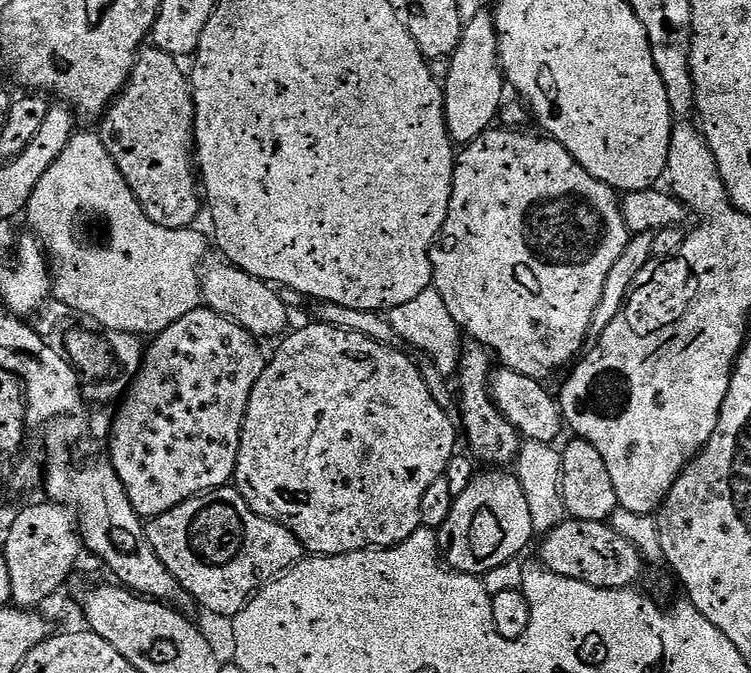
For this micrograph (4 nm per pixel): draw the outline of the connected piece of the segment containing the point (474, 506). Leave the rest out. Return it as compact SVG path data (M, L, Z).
M484 470L481 474L473 475L470 486L462 490L460 496L455 497L450 510L450 518L442 529L442 556L447 567L453 572L483 576L494 566L502 566L502 562L515 560L520 551L534 539L532 530L532 511L528 505L526 494L520 485L520 479L508 470Z

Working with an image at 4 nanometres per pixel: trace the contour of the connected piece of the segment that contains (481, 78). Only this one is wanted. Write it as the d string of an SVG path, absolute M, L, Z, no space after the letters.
M487 11L479 12L465 23L462 38L447 64L448 77L442 80L446 126L453 145L463 146L493 127L506 103L506 81L500 68L496 21Z

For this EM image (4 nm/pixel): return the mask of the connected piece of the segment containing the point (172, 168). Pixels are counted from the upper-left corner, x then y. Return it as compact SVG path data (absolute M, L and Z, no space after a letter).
M151 46L140 49L132 73L124 83L124 89L108 106L102 117L104 125L98 128L102 146L110 150L110 158L122 170L122 178L134 190L134 198L142 206L150 222L167 228L190 228L202 212L202 188L194 167L194 133L196 130L196 107L192 101L189 77L180 69L181 61L175 56Z

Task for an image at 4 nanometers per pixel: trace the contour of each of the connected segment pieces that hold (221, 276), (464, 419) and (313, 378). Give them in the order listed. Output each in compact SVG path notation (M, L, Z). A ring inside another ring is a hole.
M219 263L209 272L207 269L202 276L202 300L208 309L242 326L242 330L246 330L251 336L283 337L289 331L290 325L288 325L288 304L279 296L281 293L267 280L254 278L233 264Z
M475 342L463 345L460 354L460 420L462 436L468 439L467 451L477 461L485 460L488 466L508 466L520 455L522 437L520 432L498 410L495 400L492 399L490 381L494 376L494 357L487 348Z
M308 324L305 328L289 331L287 335L279 341L280 349L276 352L276 357L269 359L265 363L262 370L262 378L258 378L258 382L254 386L254 390L250 394L250 402L246 410L246 418L242 426L242 434L240 435L240 449L238 450L238 462L236 463L236 475L234 477L234 487L236 491L242 494L242 498L246 498L246 502L250 506L250 510L254 510L262 518L278 522L282 526L286 526L286 530L290 530L290 534L294 534L294 538L298 538L300 545L304 547L305 553L315 554L318 556L341 556L347 552L362 552L365 550L375 550L377 548L392 548L396 544L401 544L420 529L420 507L422 506L422 494L426 494L426 490L430 490L430 486L434 486L443 477L444 472L448 469L448 463L453 456L457 455L456 436L458 440L458 428L450 417L444 413L444 408L438 401L432 397L432 392L428 389L428 384L424 381L422 373L416 369L416 364L411 360L413 357L407 351L399 352L396 348L391 348L388 344L379 344L376 340L371 340L368 336L363 336L360 332L347 332L344 328L335 328L332 324Z

